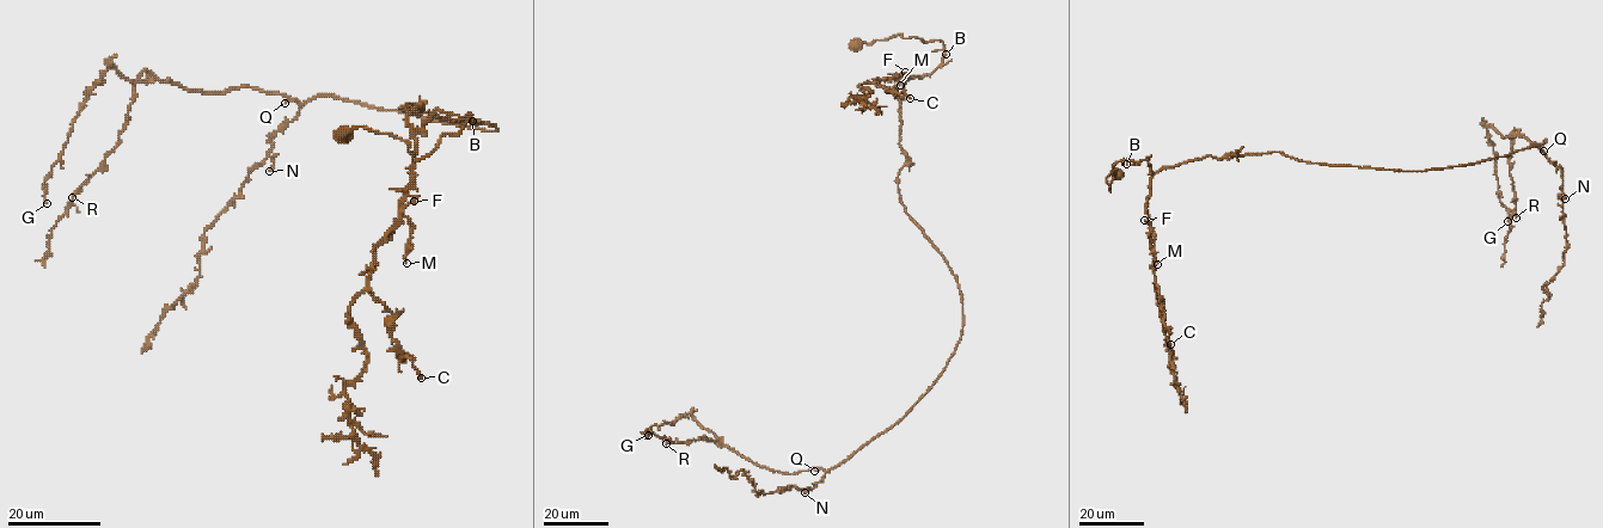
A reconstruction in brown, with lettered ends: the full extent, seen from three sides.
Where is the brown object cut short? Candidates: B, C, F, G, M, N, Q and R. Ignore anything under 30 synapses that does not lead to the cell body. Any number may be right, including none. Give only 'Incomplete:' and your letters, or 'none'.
Incomplete: none

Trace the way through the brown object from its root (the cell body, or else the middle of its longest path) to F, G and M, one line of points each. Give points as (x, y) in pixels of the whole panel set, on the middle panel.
F: (856, 43), (900, 34), (943, 43), (942, 62), (930, 73), (897, 77), (905, 72)
G: (856, 43), (943, 43), (904, 85), (897, 185), (956, 280), (955, 352), (827, 470), (690, 415), (648, 435)
M: (856, 43), (900, 34), (904, 38), (940, 41), (942, 62), (929, 74), (907, 79), (900, 74), (900, 85)

